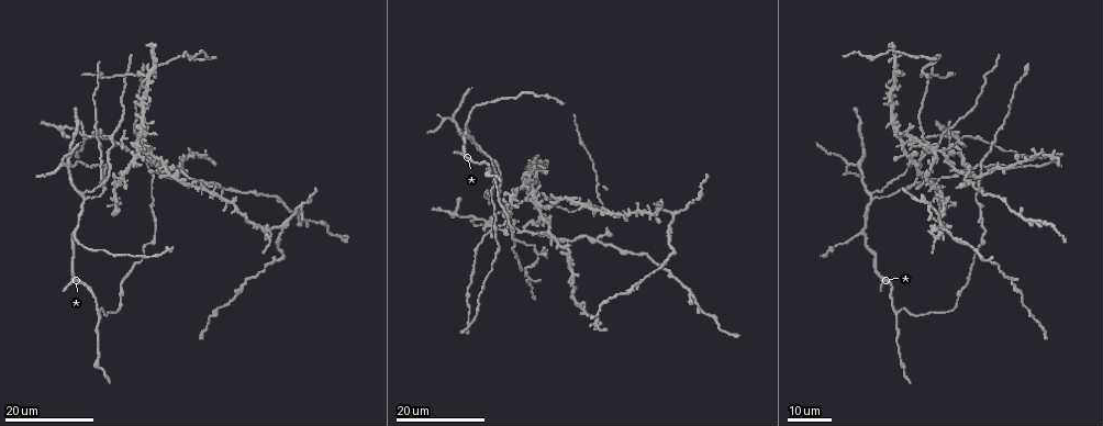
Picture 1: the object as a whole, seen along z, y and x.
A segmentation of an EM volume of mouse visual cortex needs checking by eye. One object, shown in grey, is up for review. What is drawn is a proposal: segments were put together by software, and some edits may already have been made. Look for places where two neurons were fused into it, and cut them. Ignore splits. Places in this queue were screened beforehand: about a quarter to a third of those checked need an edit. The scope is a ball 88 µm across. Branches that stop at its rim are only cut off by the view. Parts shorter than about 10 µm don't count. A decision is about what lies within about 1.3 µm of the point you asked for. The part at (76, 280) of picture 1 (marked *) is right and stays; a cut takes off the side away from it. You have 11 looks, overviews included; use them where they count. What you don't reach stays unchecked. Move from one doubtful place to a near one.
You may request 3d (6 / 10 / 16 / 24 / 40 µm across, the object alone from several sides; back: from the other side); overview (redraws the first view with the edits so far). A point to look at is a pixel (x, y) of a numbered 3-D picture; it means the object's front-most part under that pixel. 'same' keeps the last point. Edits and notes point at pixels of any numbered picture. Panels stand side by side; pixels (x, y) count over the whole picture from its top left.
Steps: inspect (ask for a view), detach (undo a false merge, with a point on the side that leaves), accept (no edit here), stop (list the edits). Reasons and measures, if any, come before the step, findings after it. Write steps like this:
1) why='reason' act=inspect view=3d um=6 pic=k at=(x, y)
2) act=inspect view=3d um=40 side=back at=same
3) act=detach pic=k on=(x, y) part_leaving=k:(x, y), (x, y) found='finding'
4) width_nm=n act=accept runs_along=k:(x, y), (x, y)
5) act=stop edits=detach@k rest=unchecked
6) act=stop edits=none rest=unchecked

act=inspect view=3d um=24 pic=1 at=(460, 129)

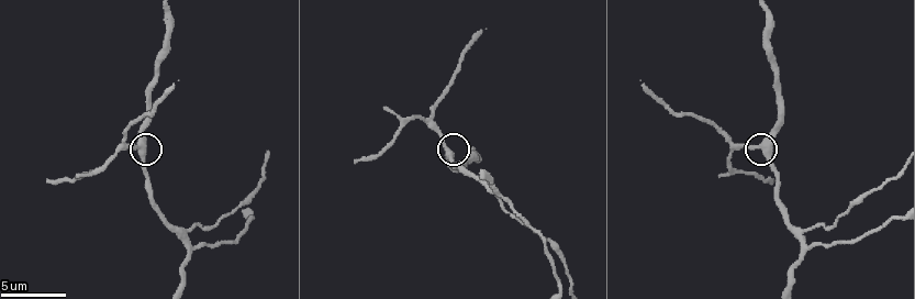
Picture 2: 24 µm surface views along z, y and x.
act=inspect view=3d um=10 pic=2 at=(757, 148)

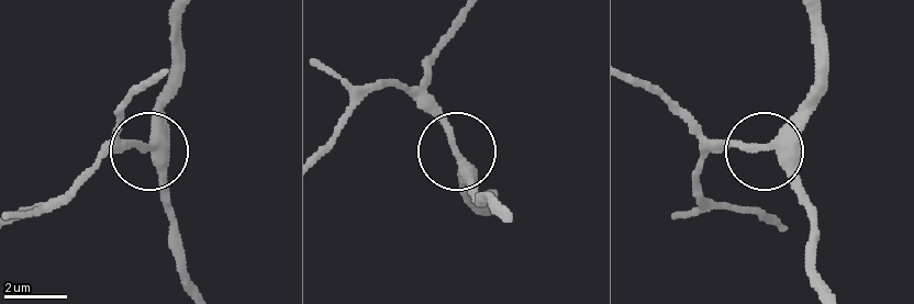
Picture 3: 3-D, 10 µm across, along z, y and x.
act=accept runs_along=3:(510, 215), (472, 187), (452, 137), (410, 92) found='one neuron here'

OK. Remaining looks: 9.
why='three arms meet' act=inspect view=3d um=16 pic=2 at=(184, 230)

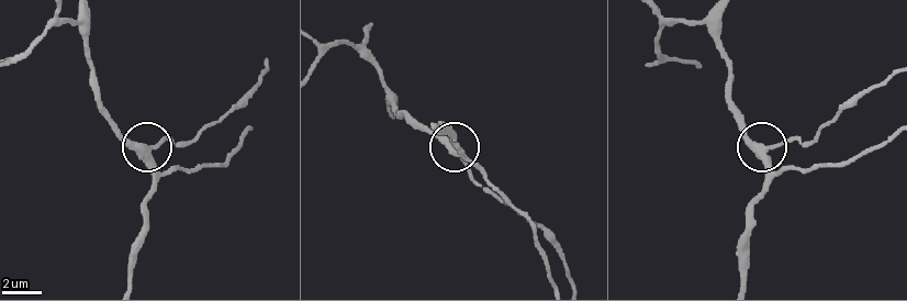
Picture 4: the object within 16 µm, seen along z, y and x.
act=inspect view=3d um=16 side=back pic=4 at=(150, 147)

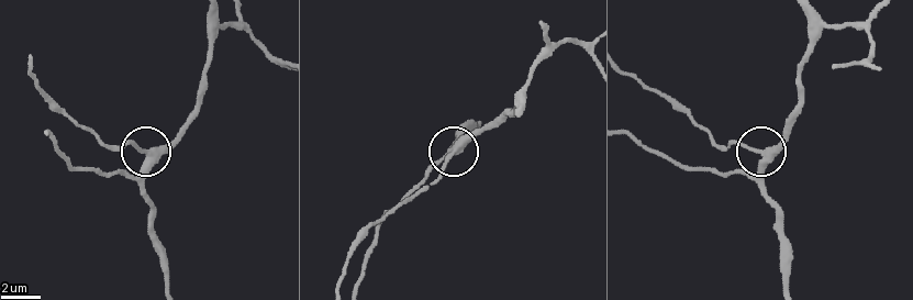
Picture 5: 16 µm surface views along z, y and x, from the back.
arms=3 act=accept runs_along=5:(166, 287), (166, 252), (142, 168), (148, 151), (185, 126) found='all the same neuron'

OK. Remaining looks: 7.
why='small branch off a trunk' act=inspect view=3d um=24 pic=1 at=(915, 183)

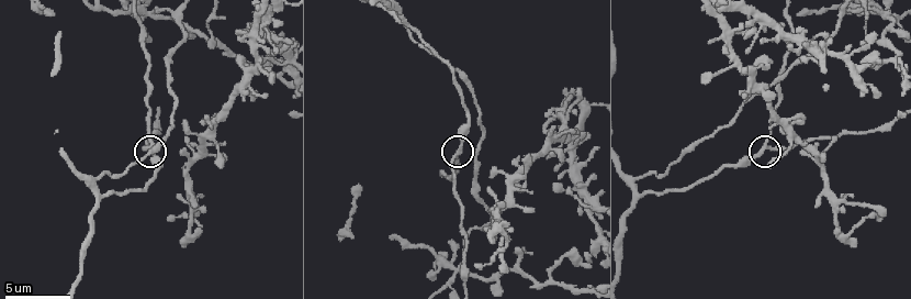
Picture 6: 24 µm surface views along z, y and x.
why='closer look' act=inspect view=3d um=6 pic=6 at=(150, 145)

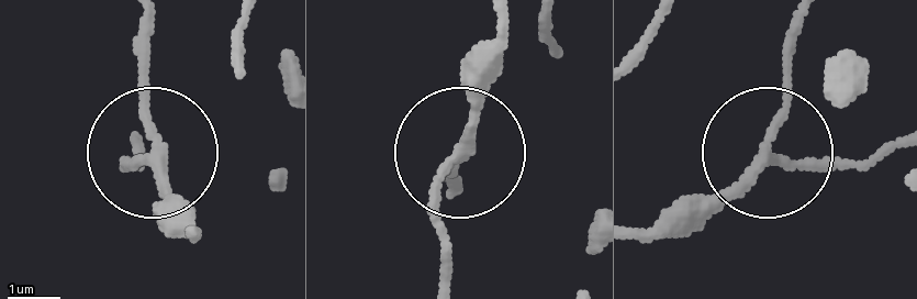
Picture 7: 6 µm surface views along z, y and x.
width_nm=190 act=accept found='one neuron here'

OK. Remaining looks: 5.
why='looks like a crossing' act=inspect view=3d um=10 pic=6 at=(458, 268)

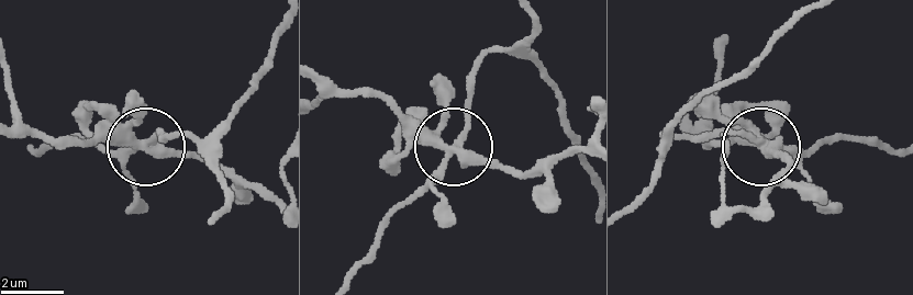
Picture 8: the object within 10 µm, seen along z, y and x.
act=inspect view=3d um=6 pic=8 at=(148, 146)

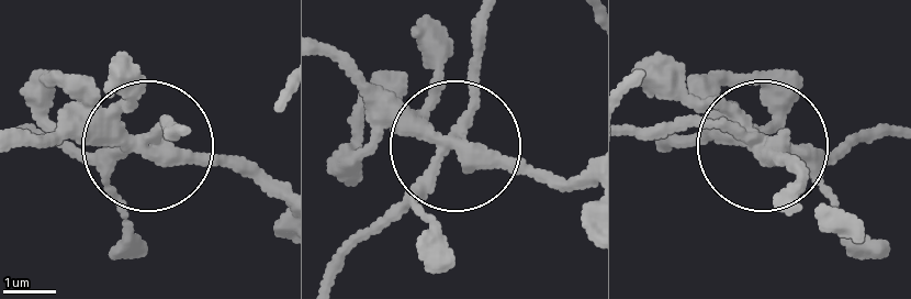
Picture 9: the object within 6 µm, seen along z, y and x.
side_arm_um=30 arms=4 act=detach pic=9 on=(72, 104) found='two neurons meet here'

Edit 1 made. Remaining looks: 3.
act=inspect view=overview

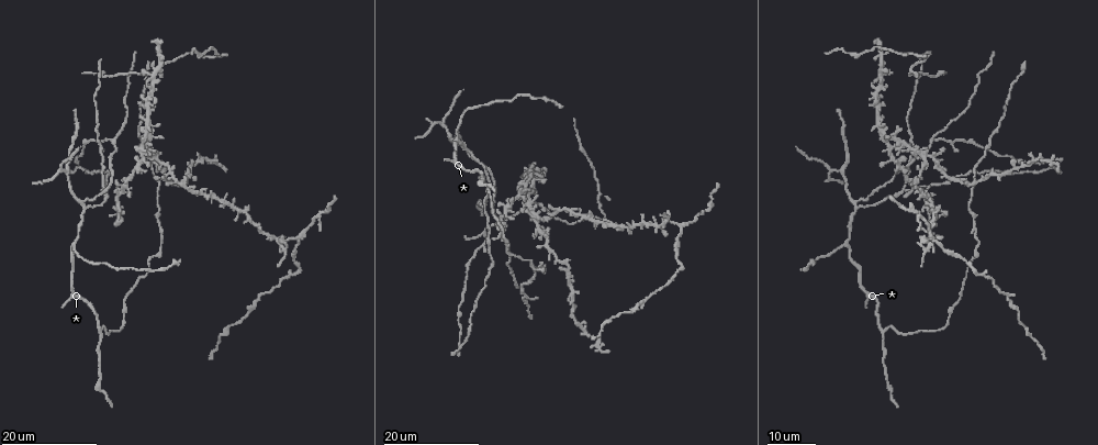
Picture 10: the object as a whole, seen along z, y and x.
why='sharp bend' act=inspect view=3d um=16 pic=10 at=(926, 56)

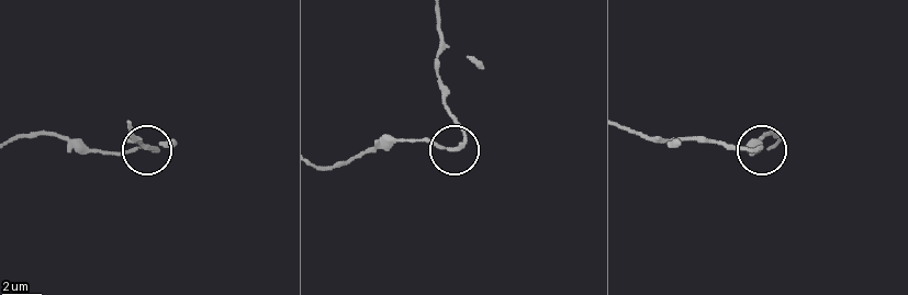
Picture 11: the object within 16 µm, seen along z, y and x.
act=inspect view=3d um=6 pic=11 at=(458, 150)

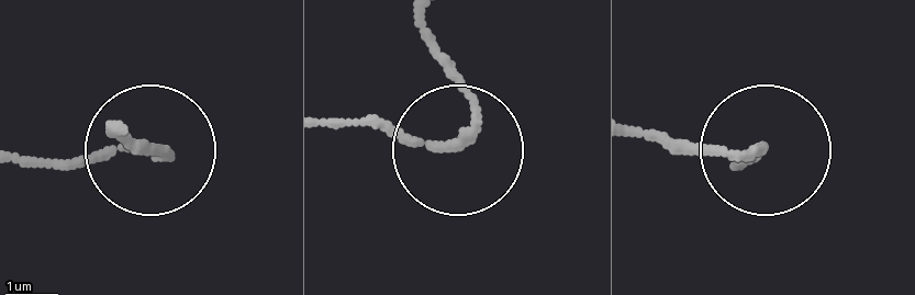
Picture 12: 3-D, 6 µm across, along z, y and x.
act=accept found='all the same neuron'

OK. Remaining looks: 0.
act=stop edits=detach@9 rest=unchecked

